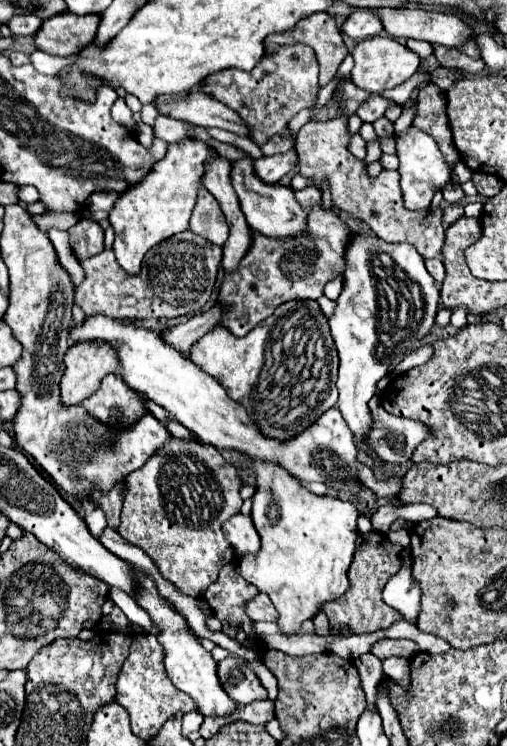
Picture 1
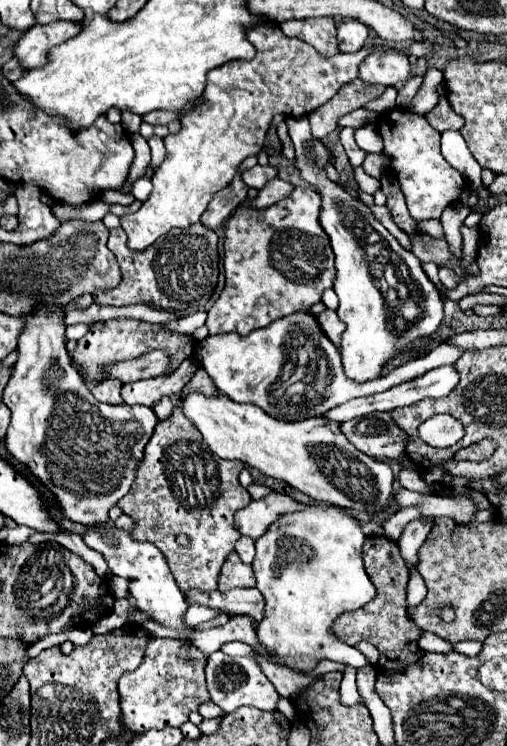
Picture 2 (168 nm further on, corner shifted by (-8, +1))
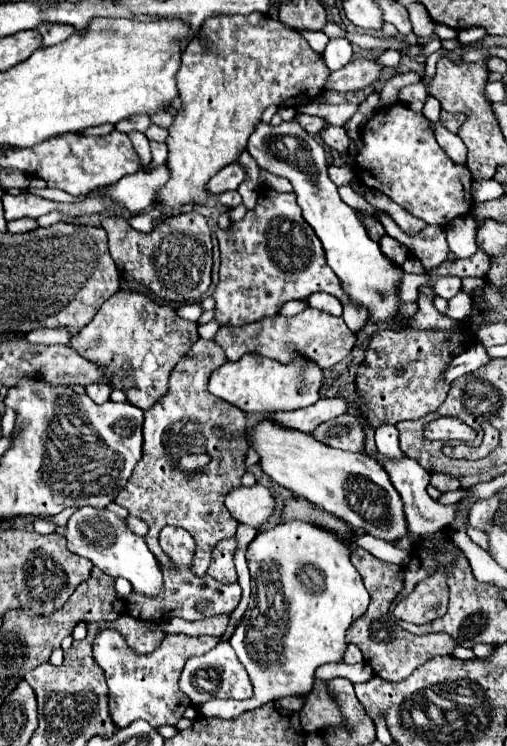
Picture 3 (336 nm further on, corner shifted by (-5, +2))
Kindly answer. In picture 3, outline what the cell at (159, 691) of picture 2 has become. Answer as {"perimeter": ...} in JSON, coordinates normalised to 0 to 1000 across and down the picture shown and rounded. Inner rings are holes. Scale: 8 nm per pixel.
{"perimeter":[[[197,845],[185,855],[185,885],[209,903],[209,914],[217,922],[213,949],[229,976],[249,976],[272,962],[288,965],[304,976],[320,971],[351,971],[363,952],[371,949],[371,936],[359,933],[351,922],[355,901],[371,882],[418,871],[430,861],[434,855],[422,853],[331,850],[300,877],[272,877],[229,845]]]}

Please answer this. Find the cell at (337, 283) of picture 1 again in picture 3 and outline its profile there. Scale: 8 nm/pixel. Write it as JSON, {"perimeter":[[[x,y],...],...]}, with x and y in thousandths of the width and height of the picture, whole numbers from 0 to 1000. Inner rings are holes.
{"perimeter":[[[619,394],[619,397],[607,397],[604,405],[611,410],[623,410],[631,416],[651,418],[655,424],[671,425],[675,422],[675,408],[659,397],[651,397],[651,394]]]}

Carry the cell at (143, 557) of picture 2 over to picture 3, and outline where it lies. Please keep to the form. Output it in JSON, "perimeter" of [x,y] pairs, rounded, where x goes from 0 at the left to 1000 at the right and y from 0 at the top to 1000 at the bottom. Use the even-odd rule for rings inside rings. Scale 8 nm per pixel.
{"perimeter":[[[181,678],[154,681],[134,697],[126,718],[138,740],[174,748],[185,759],[193,759],[201,767],[209,767],[221,775],[233,772],[252,775],[252,780],[268,794],[288,799],[308,799],[320,791],[320,764],[312,759],[312,751],[288,732],[284,721],[268,718],[252,708],[249,697],[233,694],[225,686],[213,686],[209,681],[205,684],[181,681]]]}

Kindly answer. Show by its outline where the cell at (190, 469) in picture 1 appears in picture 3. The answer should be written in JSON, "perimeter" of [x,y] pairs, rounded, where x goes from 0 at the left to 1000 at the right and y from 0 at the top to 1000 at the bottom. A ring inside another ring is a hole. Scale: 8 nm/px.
{"perimeter":[[[394,453],[363,475],[355,488],[347,488],[347,493],[339,496],[339,504],[331,509],[331,525],[323,528],[323,534],[316,534],[296,550],[284,552],[284,609],[280,609],[280,617],[268,622],[260,638],[252,641],[252,649],[245,651],[245,657],[237,657],[237,662],[225,670],[229,676],[245,678],[260,692],[272,692],[292,702],[292,716],[284,718],[284,724],[320,756],[327,756],[331,748],[320,740],[320,735],[312,732],[316,710],[323,705],[355,705],[355,708],[371,710],[379,716],[379,721],[387,724],[387,743],[383,743],[383,759],[379,759],[379,767],[387,772],[406,769],[418,735],[434,724],[458,721],[465,713],[469,700],[458,694],[458,689],[442,678],[442,665],[458,654],[473,651],[473,638],[481,638],[481,633],[485,633],[485,625],[481,625],[485,606],[489,606],[489,590],[481,584],[485,555],[465,544],[446,542],[442,536],[430,536],[426,531],[418,531],[406,523],[414,501],[426,493],[434,493],[442,485],[446,485],[446,475],[426,461],[426,456]],[[426,574],[438,576],[450,584],[450,590],[426,587],[422,584]]]}

